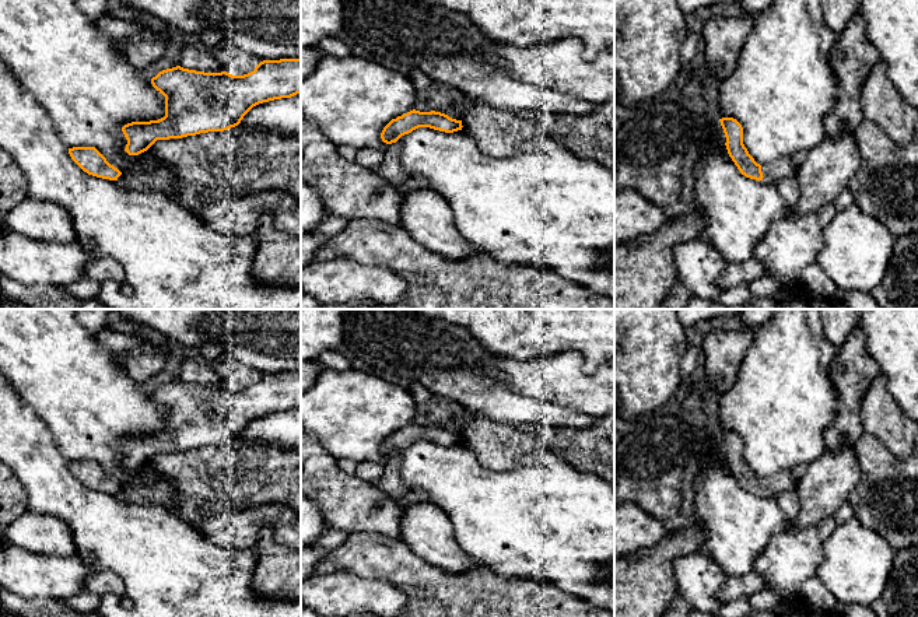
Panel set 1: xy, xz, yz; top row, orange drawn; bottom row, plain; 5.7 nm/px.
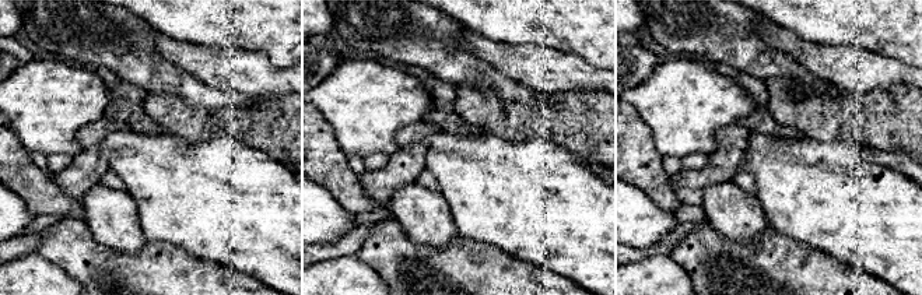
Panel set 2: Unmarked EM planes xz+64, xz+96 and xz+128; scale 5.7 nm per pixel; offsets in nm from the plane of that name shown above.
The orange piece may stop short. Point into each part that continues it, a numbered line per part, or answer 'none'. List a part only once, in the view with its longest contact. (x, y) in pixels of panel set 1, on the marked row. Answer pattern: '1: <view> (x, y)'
1: yz (782, 168)

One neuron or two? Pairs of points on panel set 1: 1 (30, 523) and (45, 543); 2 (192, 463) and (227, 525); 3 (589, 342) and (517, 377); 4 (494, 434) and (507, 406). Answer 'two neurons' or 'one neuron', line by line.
1: one neuron
2: two neurons
3: two neurons
4: two neurons

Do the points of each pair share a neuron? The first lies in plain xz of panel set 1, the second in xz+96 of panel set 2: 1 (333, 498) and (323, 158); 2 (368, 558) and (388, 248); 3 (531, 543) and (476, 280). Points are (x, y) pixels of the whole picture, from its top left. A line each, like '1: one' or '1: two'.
1: one
2: one
3: two

